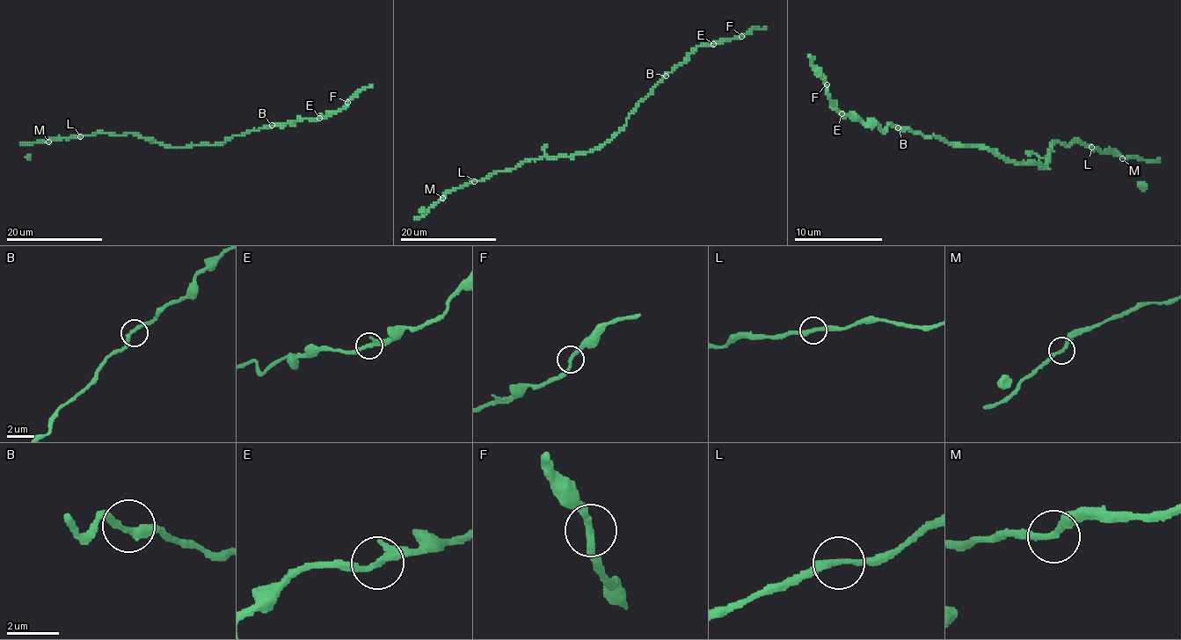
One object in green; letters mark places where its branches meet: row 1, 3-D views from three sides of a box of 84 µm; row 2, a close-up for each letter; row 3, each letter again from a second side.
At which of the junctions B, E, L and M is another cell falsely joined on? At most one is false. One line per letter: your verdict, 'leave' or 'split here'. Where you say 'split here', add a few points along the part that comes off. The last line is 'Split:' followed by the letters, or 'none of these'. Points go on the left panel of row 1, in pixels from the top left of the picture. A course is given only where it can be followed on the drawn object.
B: leave
E: leave
L: leave
M: leave
Split: none of these

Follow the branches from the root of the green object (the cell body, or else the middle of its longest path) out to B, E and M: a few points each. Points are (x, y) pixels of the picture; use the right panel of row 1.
B: (1021, 163), (1006, 163), (986, 147), (953, 147), (936, 136), (922, 136), (898, 127)
E: (1021, 163), (1006, 163), (986, 147), (953, 147), (936, 136), (892, 125), (883, 129), (841, 114)
M: (1021, 163), (1046, 167), (1054, 142), (1069, 145), (1074, 141), (1098, 151), (1116, 151), (1122, 158)

